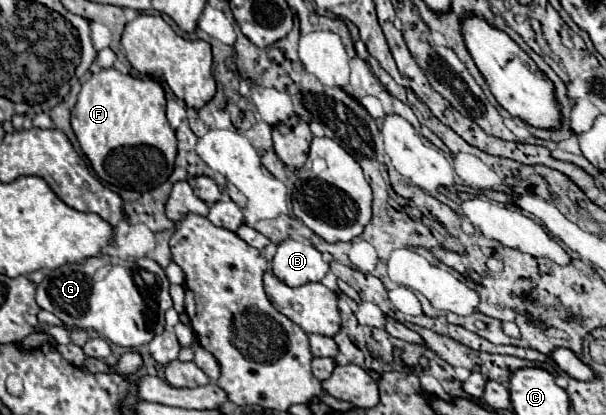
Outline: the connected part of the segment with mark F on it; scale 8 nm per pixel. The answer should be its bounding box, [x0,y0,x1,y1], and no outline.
[71,68,177,192]

